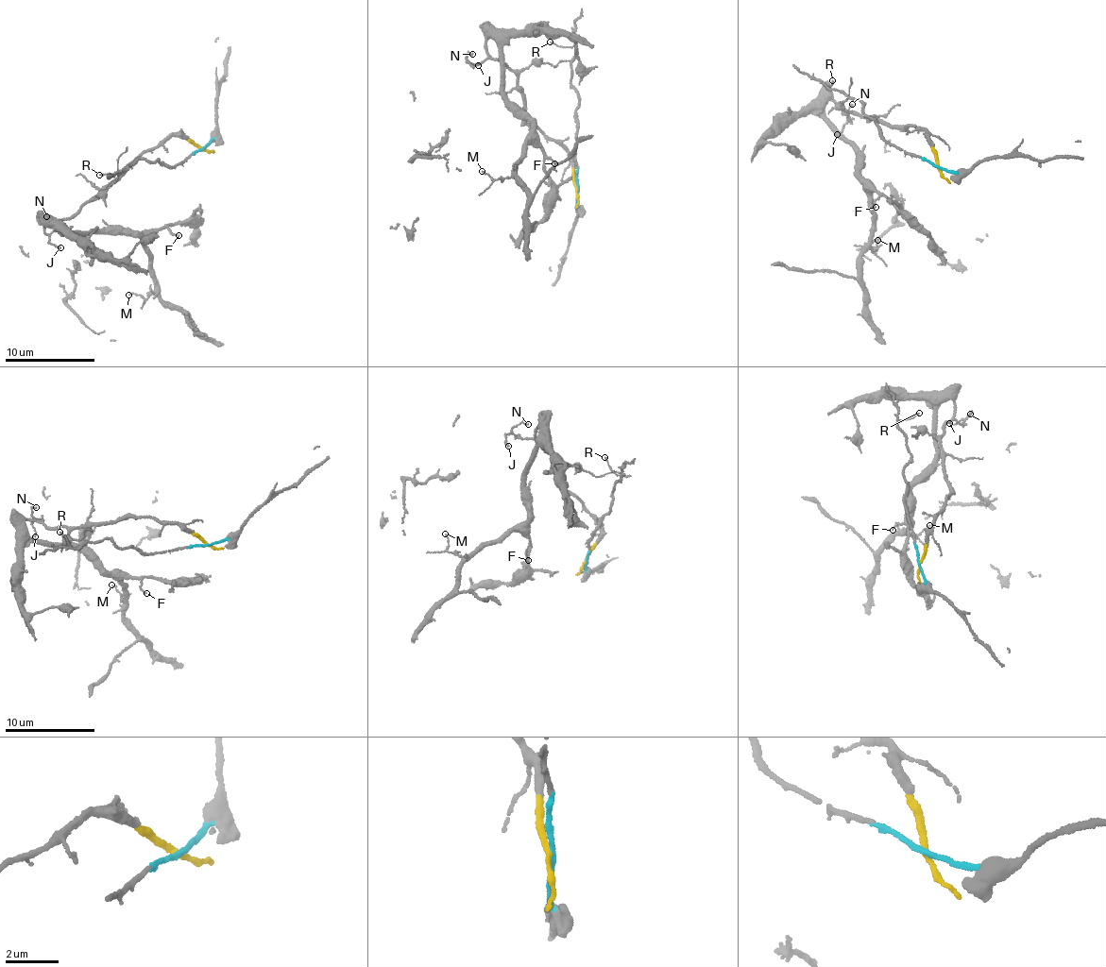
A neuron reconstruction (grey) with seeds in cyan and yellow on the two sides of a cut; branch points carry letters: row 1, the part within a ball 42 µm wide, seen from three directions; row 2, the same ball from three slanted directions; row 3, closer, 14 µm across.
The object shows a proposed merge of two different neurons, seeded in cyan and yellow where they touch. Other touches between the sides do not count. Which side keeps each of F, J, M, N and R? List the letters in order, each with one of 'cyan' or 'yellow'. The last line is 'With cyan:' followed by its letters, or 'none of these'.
F: yellow
J: yellow
M: yellow
N: yellow
R: cyan
With cyan: R

